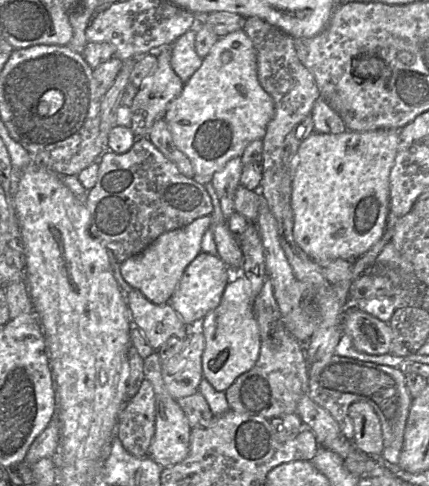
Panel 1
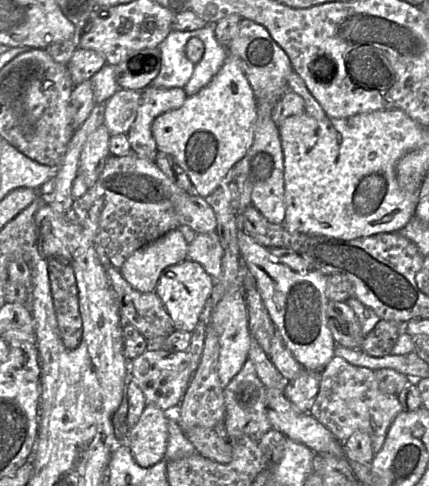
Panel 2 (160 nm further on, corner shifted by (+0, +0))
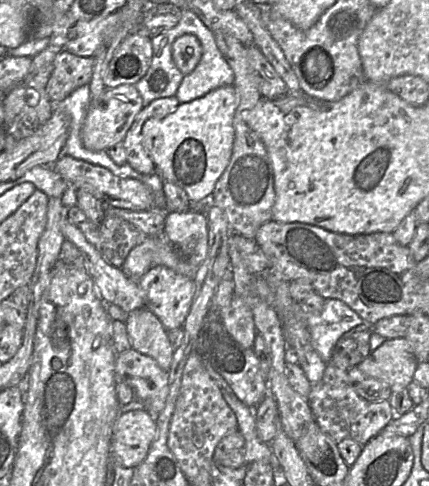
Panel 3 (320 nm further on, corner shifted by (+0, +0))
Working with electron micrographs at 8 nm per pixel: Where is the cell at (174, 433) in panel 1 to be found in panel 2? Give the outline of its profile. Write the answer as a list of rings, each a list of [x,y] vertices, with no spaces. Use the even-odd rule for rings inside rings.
[[[147,404],[138,422],[129,428],[126,444],[140,467],[152,467],[166,458],[168,420],[166,412]]]

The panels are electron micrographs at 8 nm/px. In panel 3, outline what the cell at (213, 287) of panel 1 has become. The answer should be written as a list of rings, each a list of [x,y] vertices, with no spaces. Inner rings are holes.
[[[152,266],[138,281],[145,296],[145,307],[157,316],[169,331],[183,327],[190,311],[195,285],[192,277],[181,275],[164,266]]]

